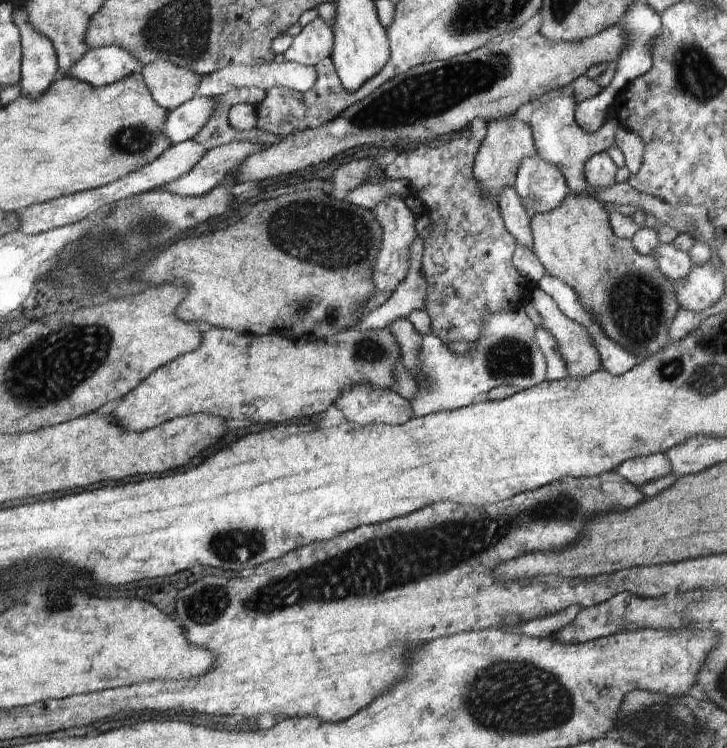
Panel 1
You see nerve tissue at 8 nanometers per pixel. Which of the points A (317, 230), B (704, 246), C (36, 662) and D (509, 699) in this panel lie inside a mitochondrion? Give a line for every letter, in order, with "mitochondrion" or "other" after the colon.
A: mitochondrion
B: other
C: other
D: mitochondrion

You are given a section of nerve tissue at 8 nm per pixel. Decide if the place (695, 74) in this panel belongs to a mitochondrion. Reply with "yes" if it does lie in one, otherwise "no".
yes

